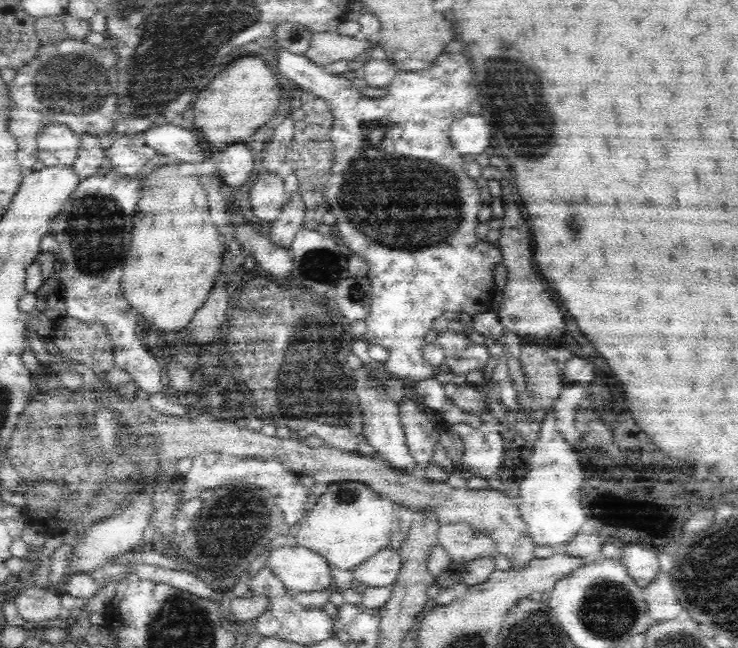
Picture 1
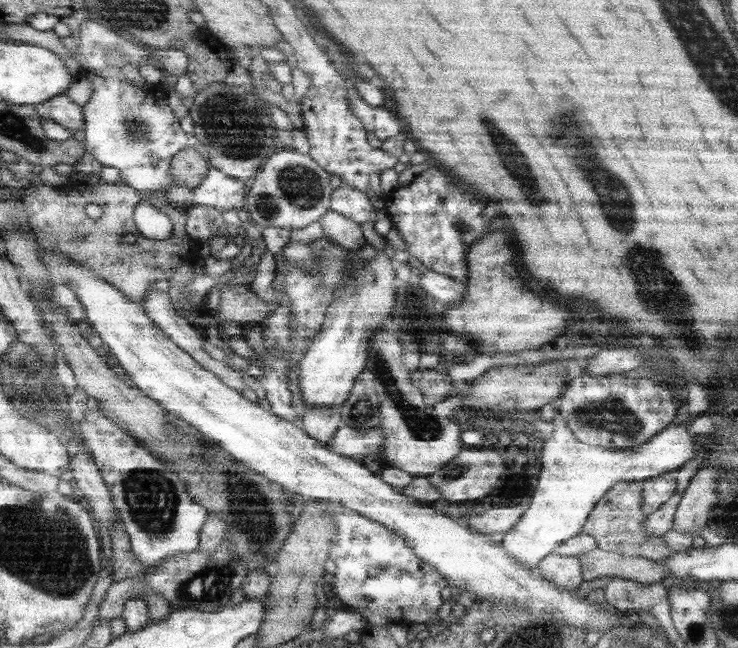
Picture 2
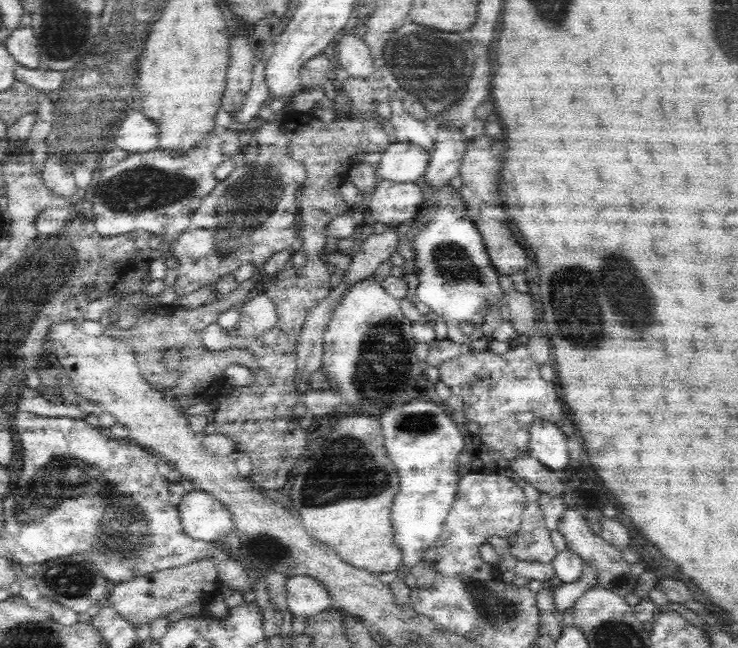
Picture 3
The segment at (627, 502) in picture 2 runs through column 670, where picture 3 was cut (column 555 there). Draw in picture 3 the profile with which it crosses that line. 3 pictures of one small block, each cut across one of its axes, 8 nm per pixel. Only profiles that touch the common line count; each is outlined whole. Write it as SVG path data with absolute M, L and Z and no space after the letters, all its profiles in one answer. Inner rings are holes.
M538 500L528 501L525 505L518 535L510 542L511 553L514 554L518 560L538 562L540 564L551 563L552 559L556 556L557 551L554 549L548 534L549 528L545 525L545 518Z

